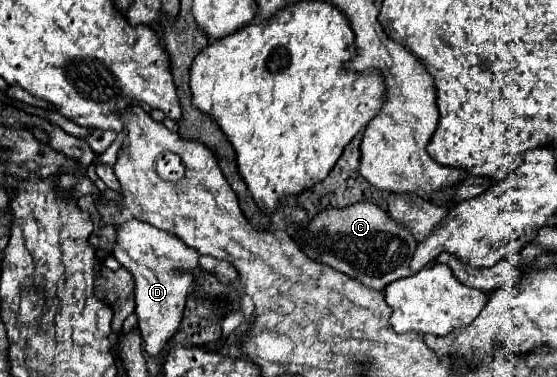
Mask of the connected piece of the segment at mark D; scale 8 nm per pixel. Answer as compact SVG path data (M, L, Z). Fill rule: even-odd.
M129 220L117 226L117 240L113 246L113 258L133 274L135 280L135 314L139 318L139 332L145 350L157 356L167 340L177 332L189 288L193 284L191 272L199 268L199 252L183 244L177 236L163 230L155 230L147 222Z

